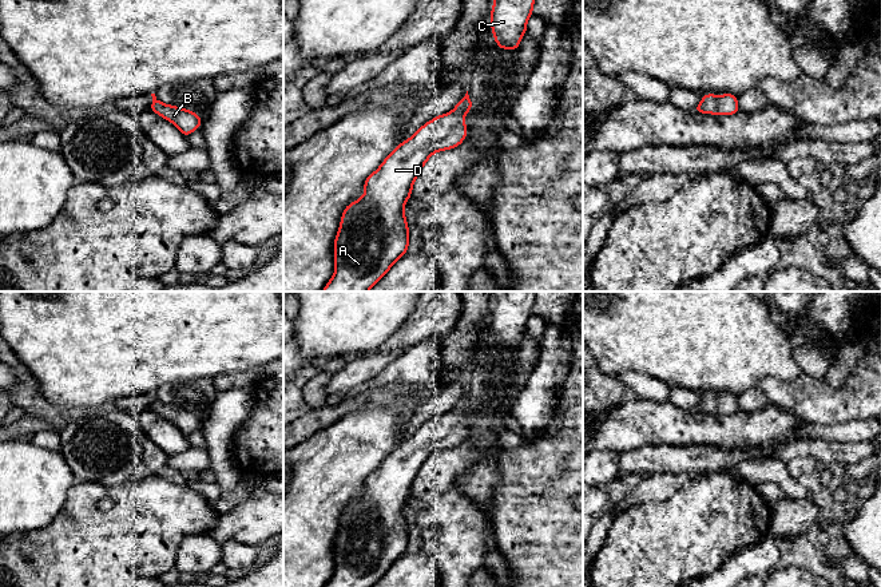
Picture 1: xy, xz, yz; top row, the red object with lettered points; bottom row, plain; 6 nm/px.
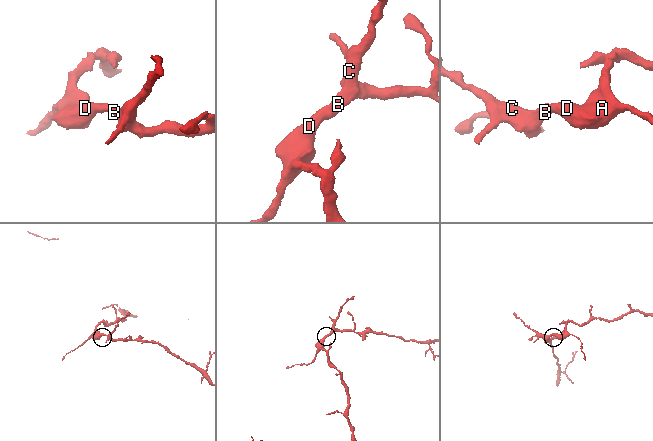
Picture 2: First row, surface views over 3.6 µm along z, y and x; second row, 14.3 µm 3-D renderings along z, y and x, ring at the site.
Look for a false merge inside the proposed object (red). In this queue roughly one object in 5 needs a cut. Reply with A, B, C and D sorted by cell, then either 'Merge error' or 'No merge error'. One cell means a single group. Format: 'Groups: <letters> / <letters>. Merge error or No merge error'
Groups: A B C D. No merge error

